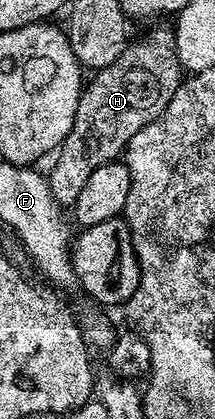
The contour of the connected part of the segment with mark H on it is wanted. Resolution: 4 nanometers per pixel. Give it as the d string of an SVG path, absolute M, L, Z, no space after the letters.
M153 29L138 45L125 47L117 61L96 70L81 90L75 123L67 139L56 150L57 162L47 173L51 195L62 207L72 207L87 179L98 167L118 160L130 139L151 123L171 103L183 80L174 43L175 31Z

